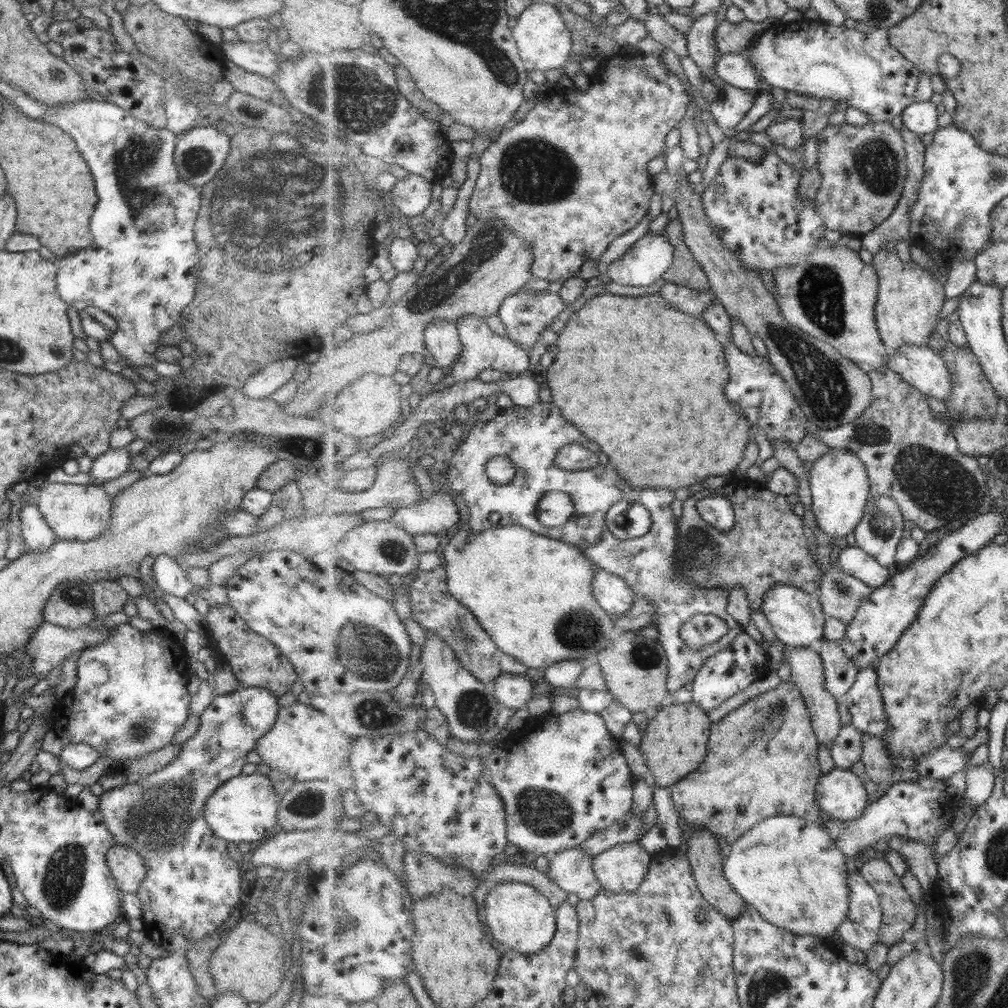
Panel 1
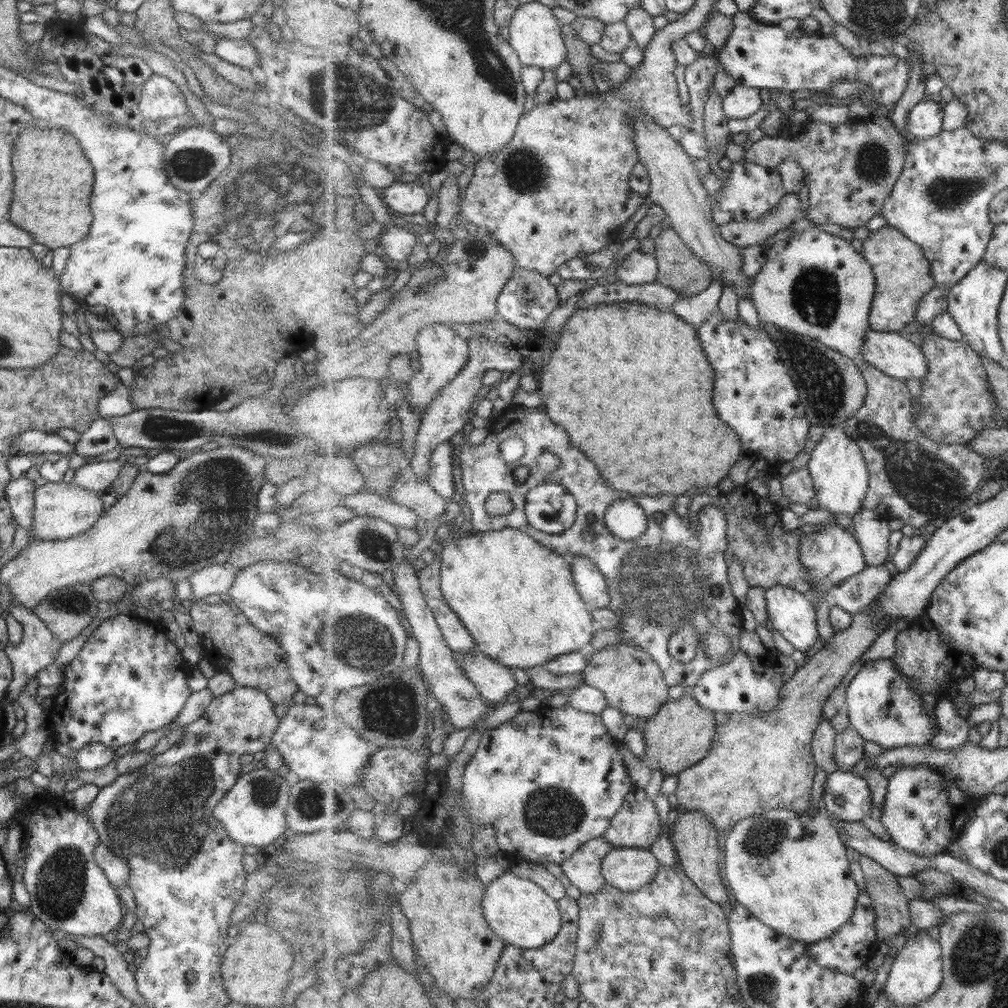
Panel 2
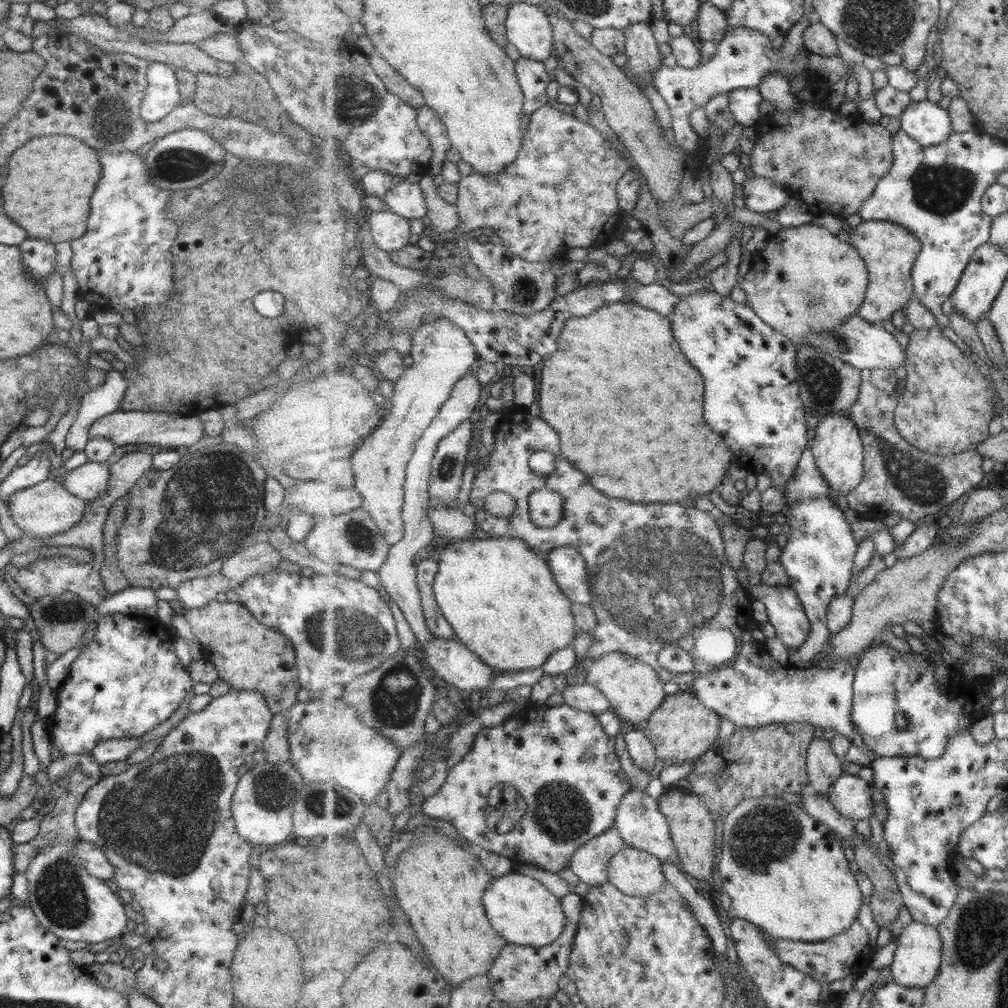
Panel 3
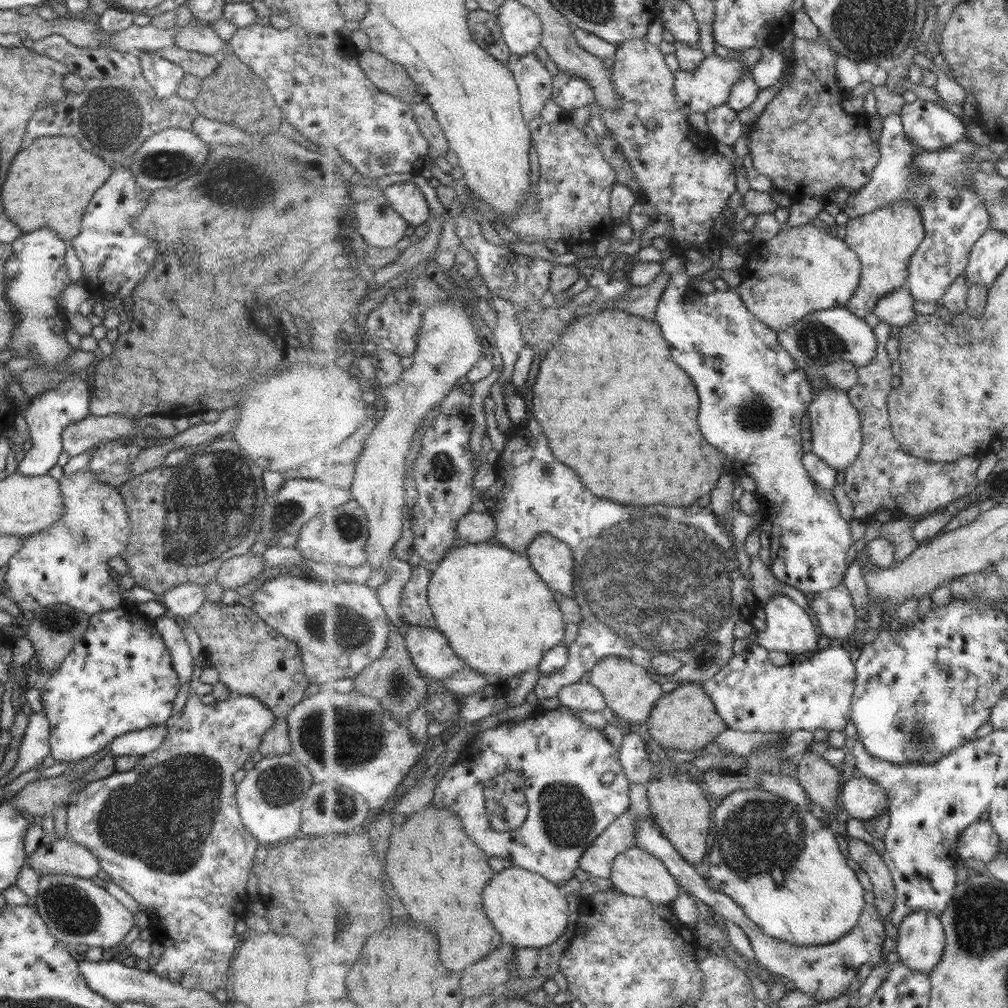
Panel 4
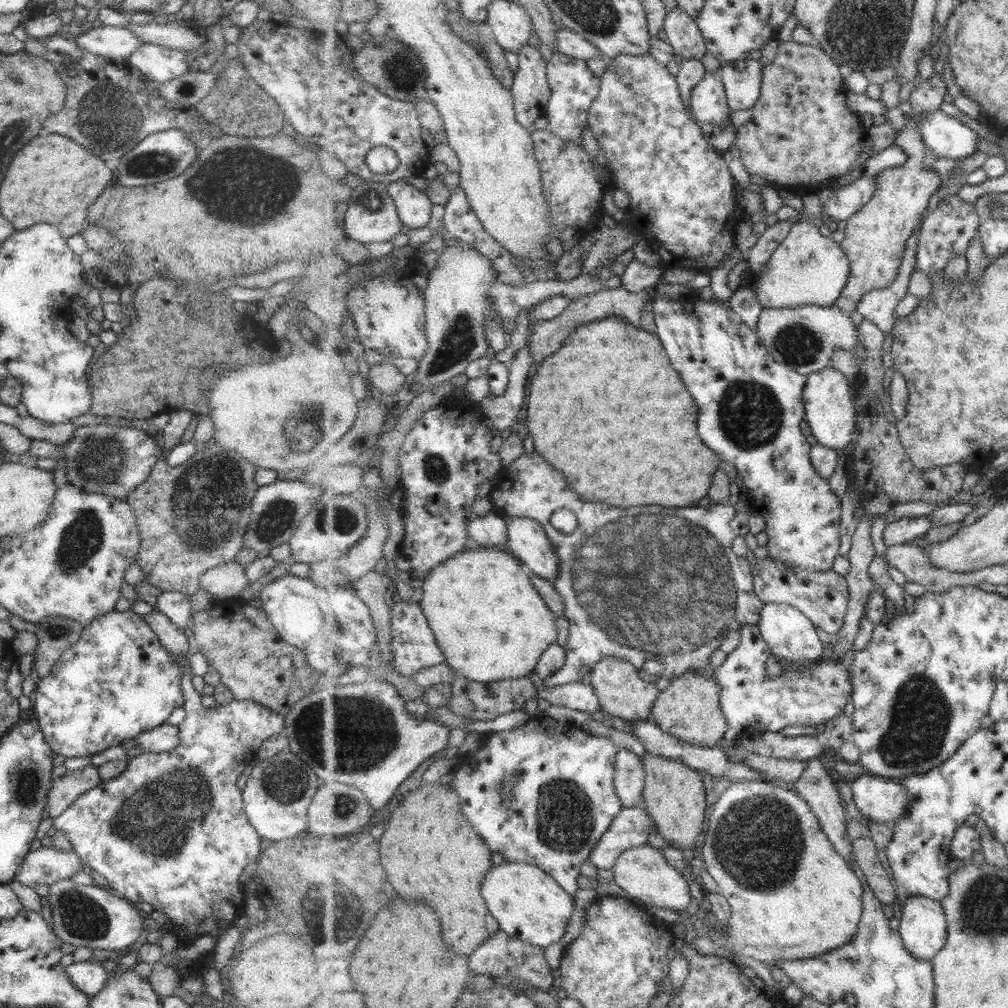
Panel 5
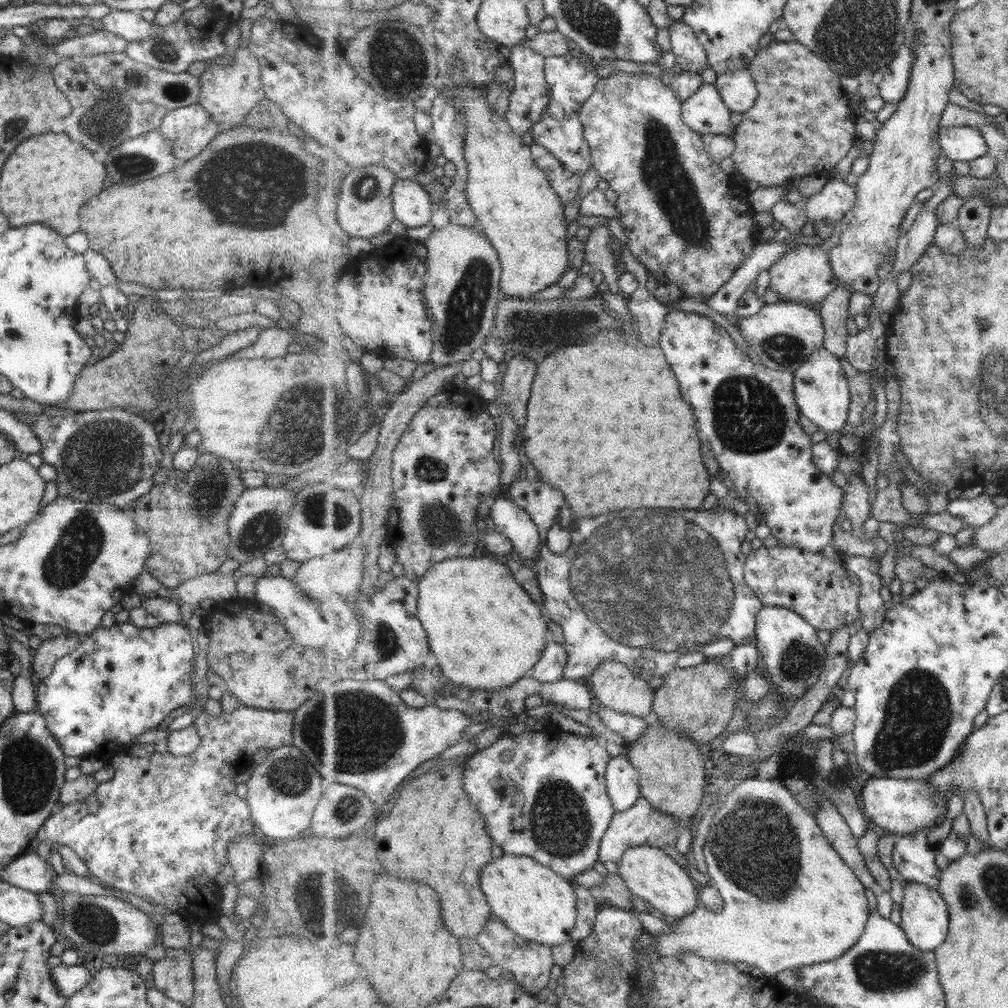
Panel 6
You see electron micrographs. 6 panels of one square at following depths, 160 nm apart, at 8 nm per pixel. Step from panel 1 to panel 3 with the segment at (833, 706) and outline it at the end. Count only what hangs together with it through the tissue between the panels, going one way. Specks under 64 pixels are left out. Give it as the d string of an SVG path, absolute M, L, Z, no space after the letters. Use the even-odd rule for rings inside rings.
M823 737L813 739L810 744L807 771L811 778L810 789L827 796L835 782L845 774L845 765L834 752L832 741Z

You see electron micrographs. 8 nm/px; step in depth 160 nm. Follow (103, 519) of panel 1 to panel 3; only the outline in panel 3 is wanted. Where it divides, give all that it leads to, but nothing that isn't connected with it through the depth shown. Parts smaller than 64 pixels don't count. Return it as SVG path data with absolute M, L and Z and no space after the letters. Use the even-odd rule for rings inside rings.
M45 479L39 484L16 490L6 500L13 524L21 530L23 535L36 539L50 537L52 534L73 528L84 514L84 502L71 496L62 484L58 484L53 479Z

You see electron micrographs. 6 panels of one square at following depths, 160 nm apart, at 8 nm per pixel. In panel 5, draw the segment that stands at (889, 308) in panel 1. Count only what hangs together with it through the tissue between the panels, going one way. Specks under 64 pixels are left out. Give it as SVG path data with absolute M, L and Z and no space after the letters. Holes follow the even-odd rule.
M933 74L931 80L916 83L909 98L911 116L907 117L905 127L896 133L894 140L908 154L907 162L880 172L873 198L846 221L845 238L840 244L851 261L851 278L835 305L845 313L857 311L863 296L876 289L888 288L898 279L907 241L913 233L921 230L931 196L941 188L943 182L938 172L925 170L932 155L920 131L920 122L926 112L939 110L941 104L948 100L947 82L941 74Z

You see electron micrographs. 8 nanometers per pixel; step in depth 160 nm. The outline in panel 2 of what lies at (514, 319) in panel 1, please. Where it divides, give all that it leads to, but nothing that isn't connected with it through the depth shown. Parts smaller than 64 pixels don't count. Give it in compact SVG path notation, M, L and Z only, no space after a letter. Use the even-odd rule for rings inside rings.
M515 268L515 276L507 282L506 288L499 296L498 312L500 319L514 324L522 329L537 330L543 327L549 314L561 305L557 286L549 282L549 278L539 272L525 270L525 268Z

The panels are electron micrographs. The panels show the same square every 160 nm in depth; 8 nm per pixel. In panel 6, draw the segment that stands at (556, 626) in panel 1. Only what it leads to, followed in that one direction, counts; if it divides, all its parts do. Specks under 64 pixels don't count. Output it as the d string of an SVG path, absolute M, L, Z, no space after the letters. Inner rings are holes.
M487 554L482 558L448 559L435 564L435 567L427 571L419 583L419 588L417 617L422 621L430 637L430 647L433 652L432 660L439 660L439 662L434 663L439 665L449 682L475 690L493 692L494 690L507 688L513 683L520 681L523 677L528 676L534 666L541 660L545 647L550 641L549 624L547 624L549 617L545 615L543 608L537 605L533 598L531 598L531 595L523 588L523 585L519 584L519 581L512 575L509 567L507 567L507 563L499 564L493 556L488 557Z

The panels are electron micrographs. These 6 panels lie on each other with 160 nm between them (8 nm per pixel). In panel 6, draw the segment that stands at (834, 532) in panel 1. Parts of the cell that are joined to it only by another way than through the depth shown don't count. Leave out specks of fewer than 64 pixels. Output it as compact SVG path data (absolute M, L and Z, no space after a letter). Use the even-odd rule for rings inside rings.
M821 348L813 351L810 359L795 372L794 389L802 416L811 419L825 434L839 432L849 418L849 384L841 368L841 360L832 352Z

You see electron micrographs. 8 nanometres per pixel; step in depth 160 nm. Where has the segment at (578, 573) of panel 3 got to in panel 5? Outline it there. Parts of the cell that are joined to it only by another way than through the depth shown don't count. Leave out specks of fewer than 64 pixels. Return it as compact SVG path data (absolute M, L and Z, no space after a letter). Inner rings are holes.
M507 517L508 544L505 547L529 571L554 582L562 560L555 551L555 544L539 521L527 517Z

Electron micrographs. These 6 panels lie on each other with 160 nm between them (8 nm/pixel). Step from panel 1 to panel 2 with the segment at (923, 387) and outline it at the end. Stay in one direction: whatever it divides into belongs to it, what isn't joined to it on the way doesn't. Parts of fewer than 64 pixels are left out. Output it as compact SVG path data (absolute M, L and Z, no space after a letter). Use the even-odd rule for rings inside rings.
M867 332L862 360L870 362L889 376L923 382L929 372L923 349L915 346L907 335L891 332Z

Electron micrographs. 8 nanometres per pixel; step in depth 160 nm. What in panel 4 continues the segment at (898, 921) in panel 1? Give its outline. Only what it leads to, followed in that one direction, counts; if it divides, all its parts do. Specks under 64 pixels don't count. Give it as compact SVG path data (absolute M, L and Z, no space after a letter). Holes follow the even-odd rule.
M849 838L848 850L852 860L869 876L873 886L873 903L881 916L888 920L897 899L890 868L882 855L877 854L867 841Z

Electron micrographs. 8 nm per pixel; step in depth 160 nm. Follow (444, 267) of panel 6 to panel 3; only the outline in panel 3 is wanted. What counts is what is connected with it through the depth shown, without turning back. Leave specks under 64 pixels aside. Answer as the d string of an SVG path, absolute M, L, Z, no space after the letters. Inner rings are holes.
M440 317L434 322L421 324L412 336L411 342L413 343L411 357L414 363L410 367L406 367L402 376L395 381L394 395L391 398L392 411L385 415L384 421L373 433L361 441L357 450L350 451L356 480L355 488L363 497L362 506L371 513L379 530L383 533L386 543L391 545L401 542L406 535L406 526L403 520L406 472L419 439L422 438L423 433L430 427L433 420L438 417L442 406L450 399L454 386L466 376L467 372L471 370L471 366L479 358L478 352L466 332L458 324L444 317Z

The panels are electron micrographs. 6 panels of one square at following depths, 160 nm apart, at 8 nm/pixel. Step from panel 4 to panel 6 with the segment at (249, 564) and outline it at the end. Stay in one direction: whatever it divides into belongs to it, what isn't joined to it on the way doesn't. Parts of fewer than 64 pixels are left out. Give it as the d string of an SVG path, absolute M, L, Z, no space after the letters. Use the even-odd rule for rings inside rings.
M215 572L183 581L179 586L165 590L161 593L163 598L174 603L189 604L195 607L201 600L220 601L236 597L236 580L233 576L227 578Z

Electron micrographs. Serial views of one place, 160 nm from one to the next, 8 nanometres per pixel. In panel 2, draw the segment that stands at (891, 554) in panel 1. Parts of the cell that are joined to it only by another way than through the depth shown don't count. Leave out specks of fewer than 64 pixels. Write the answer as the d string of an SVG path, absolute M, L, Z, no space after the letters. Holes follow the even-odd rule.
M862 508L857 514L852 515L851 522L855 531L853 537L863 549L868 566L883 565L889 557L891 531L887 522L890 518L869 508Z

